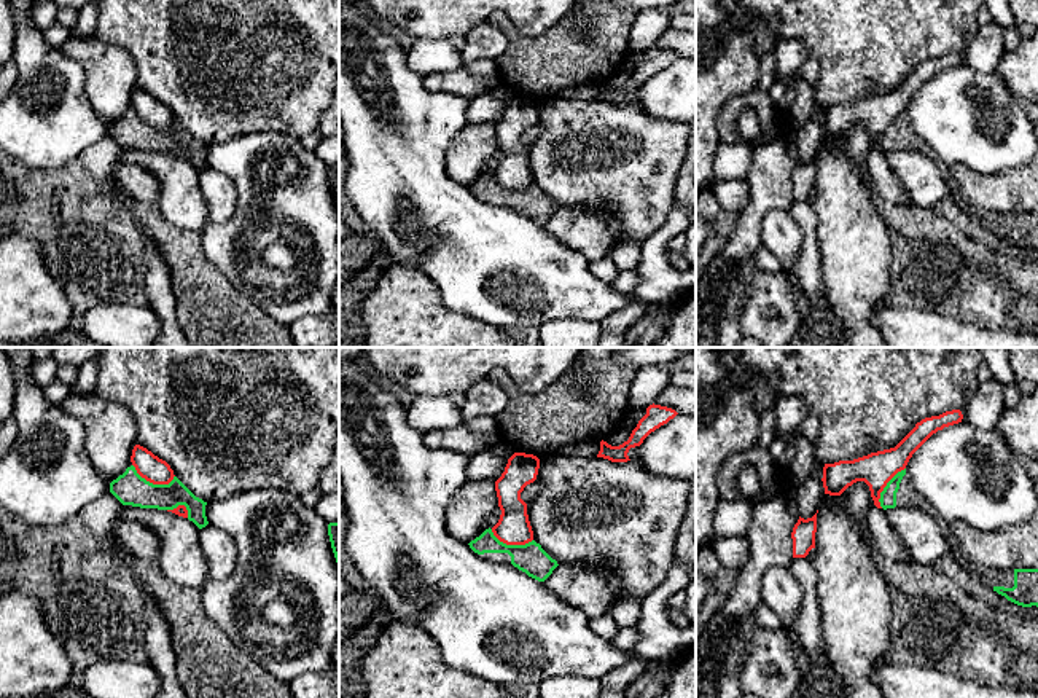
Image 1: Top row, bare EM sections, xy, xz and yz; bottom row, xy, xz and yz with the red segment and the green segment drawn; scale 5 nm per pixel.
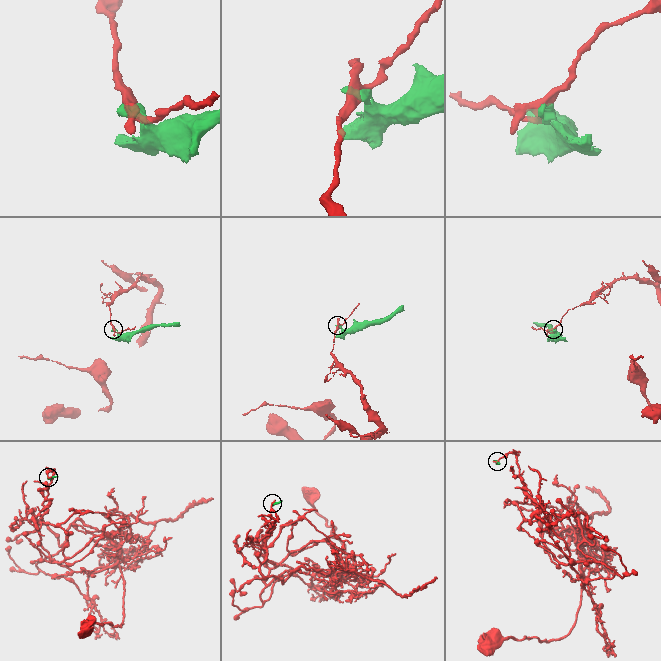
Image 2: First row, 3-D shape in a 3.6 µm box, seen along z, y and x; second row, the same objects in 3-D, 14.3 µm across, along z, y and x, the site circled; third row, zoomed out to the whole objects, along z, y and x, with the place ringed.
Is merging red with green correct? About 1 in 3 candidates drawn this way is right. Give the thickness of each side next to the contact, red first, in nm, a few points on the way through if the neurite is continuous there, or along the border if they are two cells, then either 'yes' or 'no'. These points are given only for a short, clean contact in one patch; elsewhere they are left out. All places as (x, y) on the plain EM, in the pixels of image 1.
calibres 130 and 160 nm; border xy (132, 107), (142, 120), (153, 126), (169, 126), (174, 121); no

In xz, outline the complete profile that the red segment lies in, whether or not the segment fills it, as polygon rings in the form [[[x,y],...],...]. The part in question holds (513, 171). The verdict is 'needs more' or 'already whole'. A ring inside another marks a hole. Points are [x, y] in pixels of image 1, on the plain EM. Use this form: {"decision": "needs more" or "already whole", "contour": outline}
{"decision": "already whole", "contour": [[[514,96],[495,124],[501,158],[492,175],[506,188],[525,188],[533,183],[527,147],[521,142],[521,135],[537,123],[538,112],[540,102],[537,99]]]}

